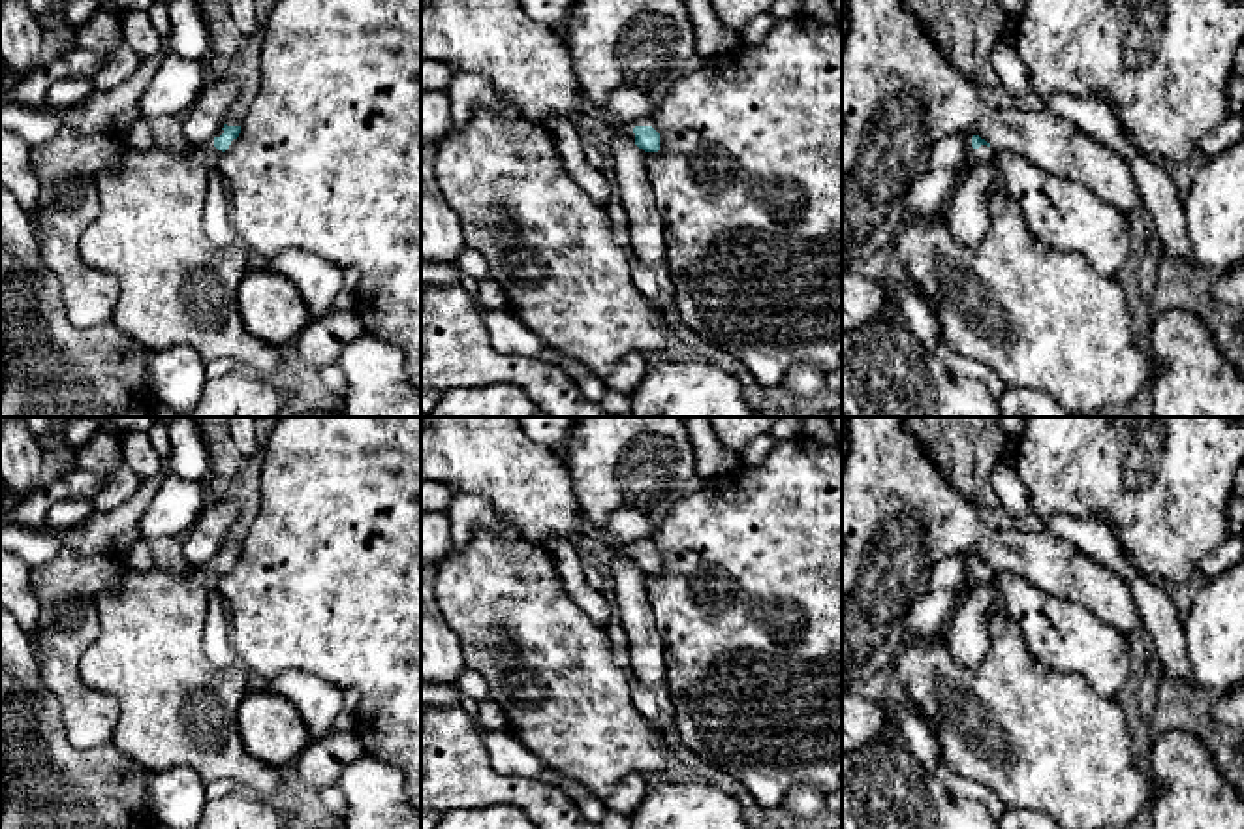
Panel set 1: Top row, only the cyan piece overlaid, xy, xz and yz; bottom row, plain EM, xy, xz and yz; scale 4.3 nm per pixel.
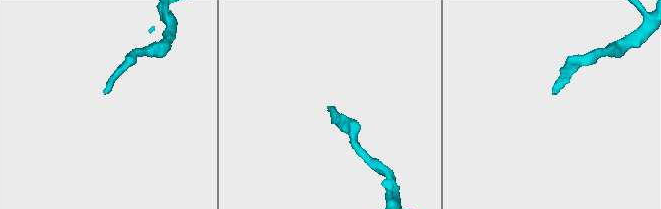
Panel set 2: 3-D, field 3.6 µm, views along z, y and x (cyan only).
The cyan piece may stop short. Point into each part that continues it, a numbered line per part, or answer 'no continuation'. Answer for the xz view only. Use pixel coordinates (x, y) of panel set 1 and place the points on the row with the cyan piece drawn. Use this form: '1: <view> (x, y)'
1: xz (647, 121)

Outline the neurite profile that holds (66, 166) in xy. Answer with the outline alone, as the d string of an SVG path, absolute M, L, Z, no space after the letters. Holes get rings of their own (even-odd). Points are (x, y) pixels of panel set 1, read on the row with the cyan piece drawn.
M62 128L30 150L30 165L39 184L39 203L30 227L45 265L60 280L73 325L113 321L120 297L118 280L86 263L79 241L100 214L96 177L105 169L120 169L124 149L118 132L83 135Z

